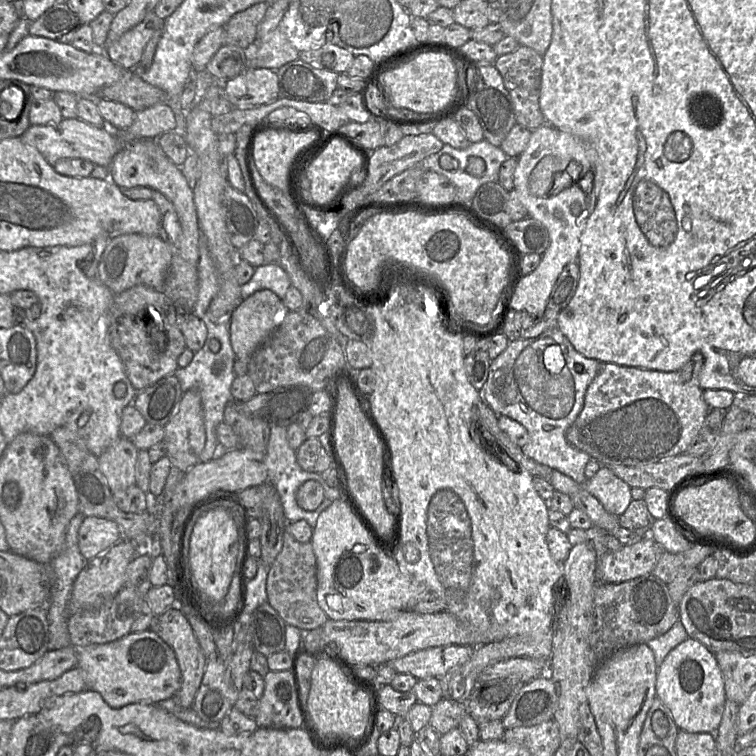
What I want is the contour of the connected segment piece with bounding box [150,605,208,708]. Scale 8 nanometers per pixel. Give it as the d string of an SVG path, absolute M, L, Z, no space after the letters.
M175 605L162 615L154 617L150 631L156 633L173 650L182 682L178 692L172 698L175 698L181 707L190 708L200 687L208 659L203 653L186 615L179 606Z

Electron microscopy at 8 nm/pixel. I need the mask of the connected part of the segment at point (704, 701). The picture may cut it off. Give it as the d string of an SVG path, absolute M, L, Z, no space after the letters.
M688 637L658 667L656 697L669 709L680 731L692 734L716 733L727 698L715 654L699 641Z

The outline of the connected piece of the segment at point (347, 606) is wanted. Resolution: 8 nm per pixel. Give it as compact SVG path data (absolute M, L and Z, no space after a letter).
M341 499L335 500L327 509L325 509L319 515L316 525L313 529L313 535L311 544L316 557L317 562L317 601L320 608L325 612L329 619L332 620L365 620L365 621L382 621L389 620L397 616L401 611L410 611L422 598L424 598L428 592L431 592L428 587L410 575L404 573L395 558L387 556L382 552L374 543L370 534L361 525L357 518L353 515L347 504Z

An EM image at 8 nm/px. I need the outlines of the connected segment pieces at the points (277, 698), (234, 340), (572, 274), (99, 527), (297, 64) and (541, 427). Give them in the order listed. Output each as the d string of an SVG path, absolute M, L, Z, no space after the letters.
M290 670L269 671L264 677L264 691L258 699L254 720L260 728L299 728L301 717L296 705Z
M268 289L258 290L244 299L230 318L230 340L236 359L248 362L253 352L282 323L287 313L283 300Z
M577 261L563 268L553 286L542 319L557 320L558 314L569 304L576 292L579 275Z
M86 517L78 531L78 548L88 561L108 551L120 540L118 525L99 517Z
M300 59L275 70L279 97L306 102L328 102L337 89L339 74Z
M554 328L536 338L509 342L508 347L491 361L487 380L479 392L482 400L496 415L507 416L526 428L529 442L521 447L526 456L558 470L578 483L585 483L585 468L592 457L571 445L566 439L566 432L583 409L586 391L597 376L601 364L578 353L561 331Z

